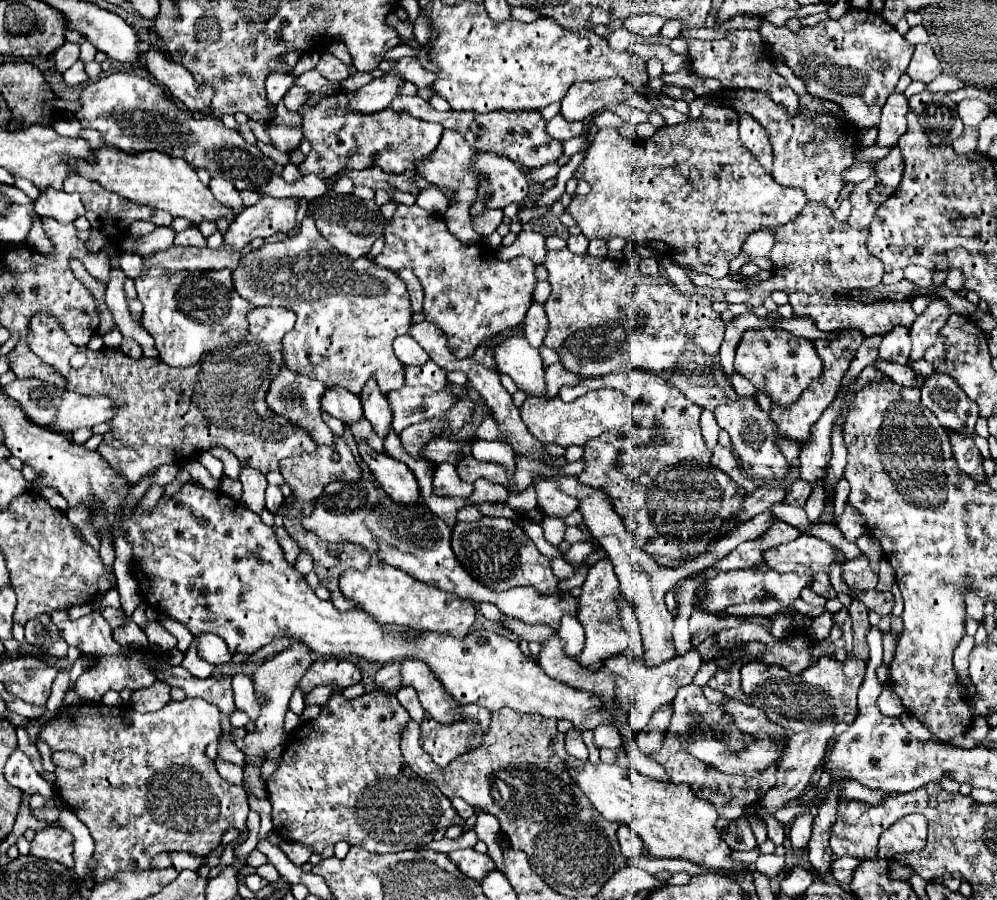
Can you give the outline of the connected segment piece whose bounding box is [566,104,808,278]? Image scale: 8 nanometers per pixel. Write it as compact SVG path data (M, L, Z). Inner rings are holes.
M706 104L698 120L686 120L678 126L662 126L644 142L632 142L620 136L616 128L602 128L580 162L582 180L590 184L590 192L580 200L578 196L572 198L566 212L590 240L610 240L614 236L642 244L660 240L670 248L670 256L680 268L696 270L712 278L724 278L730 272L730 260L742 252L742 244L752 232L784 226L794 220L808 202L800 188L784 188L762 170L755 156L740 142L738 128L738 114L728 104Z

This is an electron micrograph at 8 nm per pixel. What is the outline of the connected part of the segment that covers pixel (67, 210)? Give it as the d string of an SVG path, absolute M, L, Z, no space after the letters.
M46 188L44 192L40 192L40 196L34 200L34 210L38 216L50 216L62 224L74 222L78 216L86 214L80 194L68 194L54 188Z

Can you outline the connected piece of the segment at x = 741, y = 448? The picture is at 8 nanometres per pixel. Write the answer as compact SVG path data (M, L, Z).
M550 250L544 258L544 266L548 270L548 282L552 286L552 294L546 302L546 314L550 318L550 330L544 338L544 346L546 348L552 348L558 352L560 356L560 364L568 370L568 372L574 372L574 374L580 374L580 376L586 376L586 378L596 378L596 376L606 376L606 374L612 374L612 372L634 372L634 370L644 370L644 372L654 372L658 374L662 380L666 380L668 384L676 386L688 400L696 402L698 406L714 412L716 420L718 420L718 426L724 428L728 434L730 434L730 440L732 440L732 448L736 450L736 454L740 456L742 460L742 470L756 478L756 480L764 480L764 482L780 482L786 478L786 472L788 472L788 462L784 460L780 448L778 448L778 440L776 440L776 422L770 418L770 414L766 414L760 404L754 400L754 398L742 398L734 392L734 386L728 382L722 366L720 366L720 358L718 358L718 350L720 350L720 344L724 340L724 322L720 318L718 312L712 310L712 302L702 296L702 294L680 294L674 284L670 284L666 280L666 276L662 274L652 274L652 276L644 276L640 270L638 270L638 264L636 266L630 266L630 262L618 262L618 260L610 260L610 258L592 258L588 254L582 254L582 256L576 256L572 254L570 250Z

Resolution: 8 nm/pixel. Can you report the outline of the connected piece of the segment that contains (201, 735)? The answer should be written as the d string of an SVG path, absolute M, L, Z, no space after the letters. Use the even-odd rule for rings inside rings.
M184 698L184 700L170 700L164 708L156 710L156 712L146 712L146 714L140 714L140 712L134 712L134 710L124 710L122 716L110 716L110 714L102 714L98 706L64 706L58 710L58 718L52 720L44 730L42 730L42 740L52 748L52 750L70 750L70 752L76 752L78 756L84 758L84 768L78 768L78 770L56 770L56 780L54 780L54 790L56 790L56 798L62 798L66 802L66 806L70 810L74 810L74 814L90 828L90 834L96 842L96 852L94 852L94 858L96 858L96 882L102 882L110 876L114 876L116 872L120 870L134 870L134 872L140 872L140 870L152 870L150 862L156 854L160 852L190 852L190 854L196 854L196 856L206 856L210 854L222 840L224 832L232 826L232 820L224 814L226 806L248 806L248 800L246 800L246 792L242 786L236 786L228 780L224 780L216 768L214 768L214 760L210 760L204 752L206 752L206 746L212 742L212 740L218 740L222 734L222 728L220 728L220 710L214 706L214 704L208 704L206 700L202 698Z

